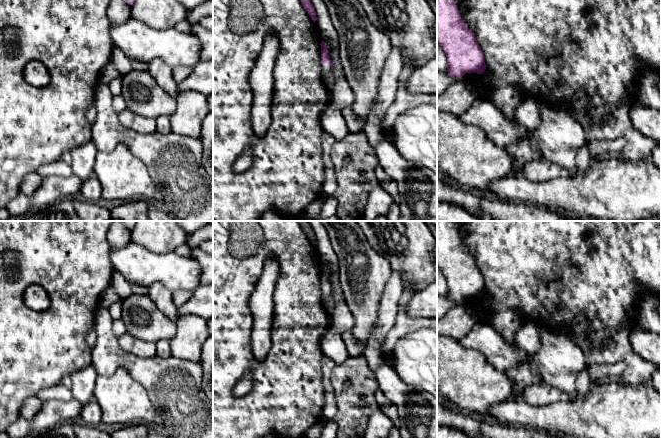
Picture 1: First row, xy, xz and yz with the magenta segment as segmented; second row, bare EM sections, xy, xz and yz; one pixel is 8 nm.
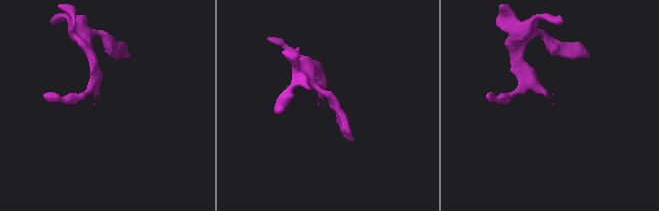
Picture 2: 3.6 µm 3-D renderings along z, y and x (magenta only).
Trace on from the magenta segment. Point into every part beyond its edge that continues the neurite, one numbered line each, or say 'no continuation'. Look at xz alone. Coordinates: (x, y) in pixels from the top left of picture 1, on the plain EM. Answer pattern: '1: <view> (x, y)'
1: xz (326, 292)

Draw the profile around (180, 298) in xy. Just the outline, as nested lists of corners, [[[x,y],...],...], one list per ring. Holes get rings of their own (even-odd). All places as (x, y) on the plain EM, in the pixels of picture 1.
[[[176,291],[173,292],[173,302],[177,308],[184,305],[191,296],[191,292],[188,291]]]

